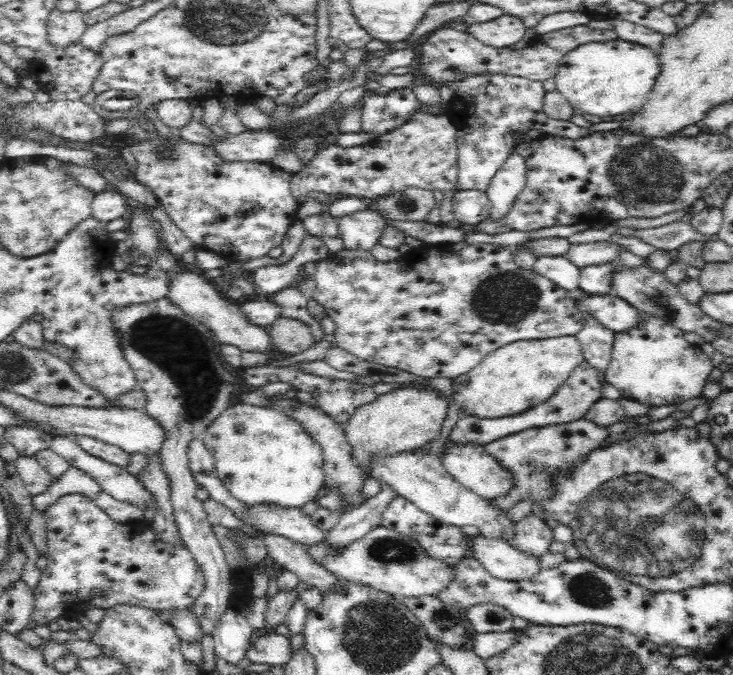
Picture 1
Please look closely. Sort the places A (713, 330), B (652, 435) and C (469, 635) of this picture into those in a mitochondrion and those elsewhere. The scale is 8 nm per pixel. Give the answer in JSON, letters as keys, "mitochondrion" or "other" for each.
{"A":"mitochondrion","B":"other","C":"other"}

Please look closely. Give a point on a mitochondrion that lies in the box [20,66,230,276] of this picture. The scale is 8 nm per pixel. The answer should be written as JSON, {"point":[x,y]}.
{"point":[166,153]}

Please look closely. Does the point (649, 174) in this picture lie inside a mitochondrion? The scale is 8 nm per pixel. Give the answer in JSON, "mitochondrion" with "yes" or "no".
{"mitochondrion":"yes"}

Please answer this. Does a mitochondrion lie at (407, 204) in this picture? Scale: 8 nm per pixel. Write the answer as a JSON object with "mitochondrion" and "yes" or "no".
{"mitochondrion":"yes"}

